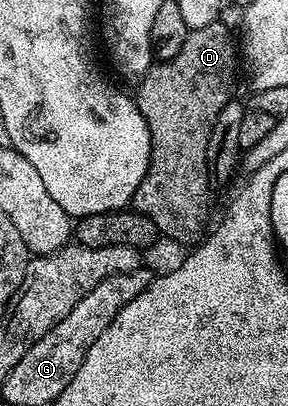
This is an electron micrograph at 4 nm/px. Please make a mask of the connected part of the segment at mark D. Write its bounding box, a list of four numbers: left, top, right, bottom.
[133,21,237,245]

